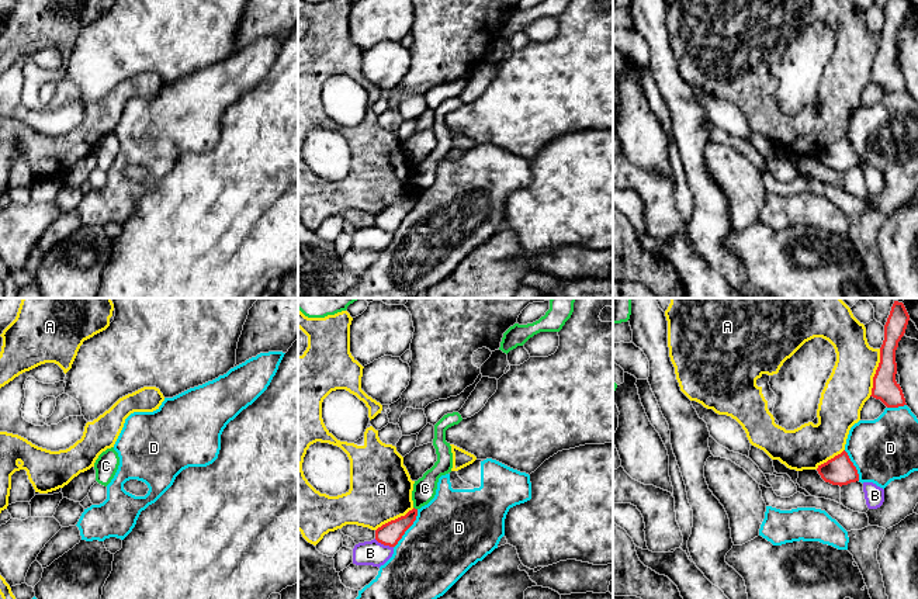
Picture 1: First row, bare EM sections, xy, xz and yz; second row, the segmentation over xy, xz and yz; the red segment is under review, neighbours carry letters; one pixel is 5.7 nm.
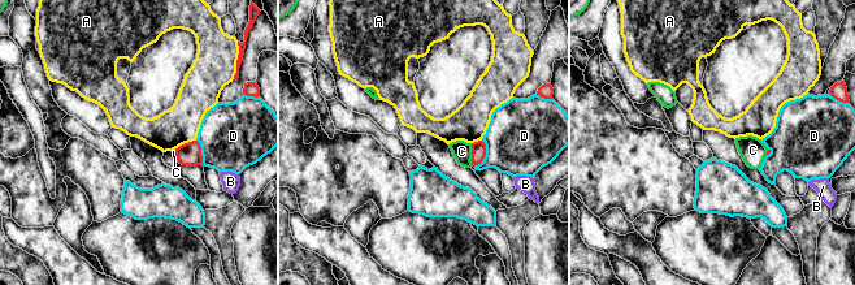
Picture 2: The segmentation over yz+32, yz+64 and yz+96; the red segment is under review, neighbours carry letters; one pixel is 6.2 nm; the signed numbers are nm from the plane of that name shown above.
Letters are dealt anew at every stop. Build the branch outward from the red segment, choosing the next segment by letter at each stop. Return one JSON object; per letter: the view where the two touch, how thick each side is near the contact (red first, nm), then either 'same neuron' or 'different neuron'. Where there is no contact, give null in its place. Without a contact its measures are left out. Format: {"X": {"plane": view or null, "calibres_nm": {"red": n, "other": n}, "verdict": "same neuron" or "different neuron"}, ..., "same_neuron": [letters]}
{"A": {"plane": "yz", "calibres_nm": {"red": 140, "other": 260}, "verdict": "different neuron"}, "B": {"plane": "xz", "calibres_nm": {"red": 130, "other": 140}, "verdict": "different neuron"}, "C": {"plane": "xz", "calibres_nm": {"red": 130, "other": 130}, "verdict": "different neuron"}, "D": {"plane": "xz", "calibres_nm": {"red": 130, "other": 440}, "verdict": "different neuron"}, "same_neuron": []}

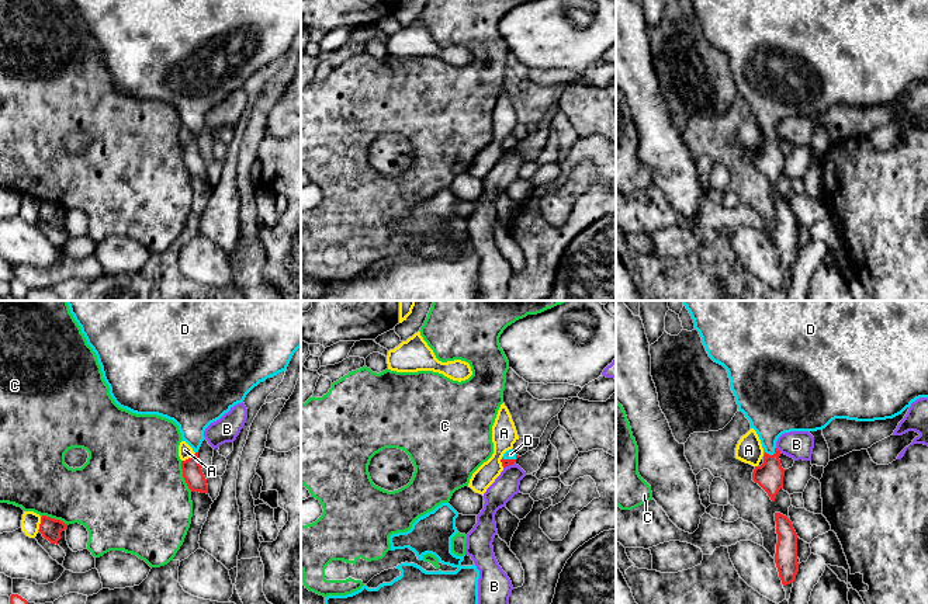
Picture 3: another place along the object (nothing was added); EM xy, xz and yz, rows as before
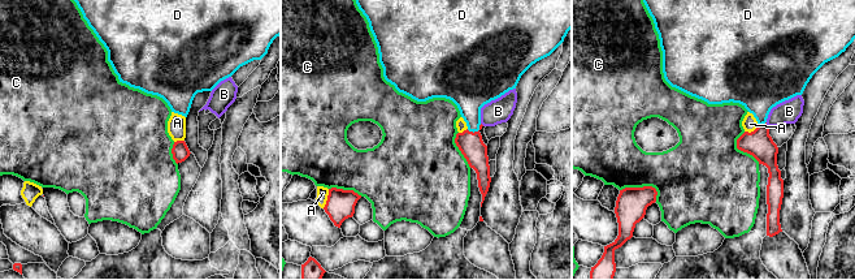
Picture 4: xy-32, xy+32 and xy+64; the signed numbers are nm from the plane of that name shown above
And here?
{"A": {"plane": "xy", "calibres_nm": {"red": 120, "other": 80}, "verdict": "different neuron"}, "B": {"plane": "yz", "calibres_nm": {"red": 160, "other": 160}, "verdict": "different neuron"}, "C": {"plane": "xy", "calibres_nm": {"red": 120, "other": 500}, "verdict": "different neuron"}, "D": {"plane": "yz", "calibres_nm": {"red": 160, "other": 300}, "verdict": "same neuron"}, "same_neuron": ["D"]}

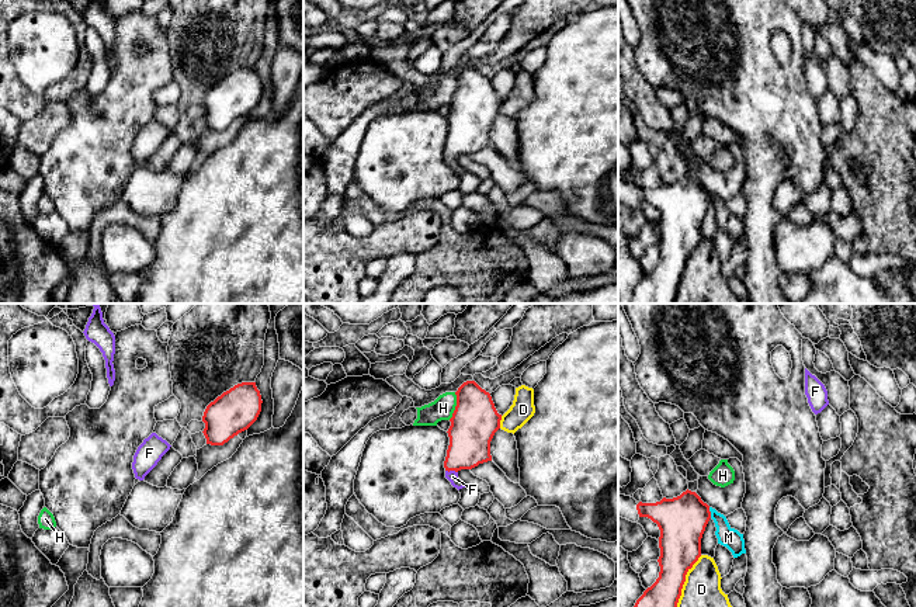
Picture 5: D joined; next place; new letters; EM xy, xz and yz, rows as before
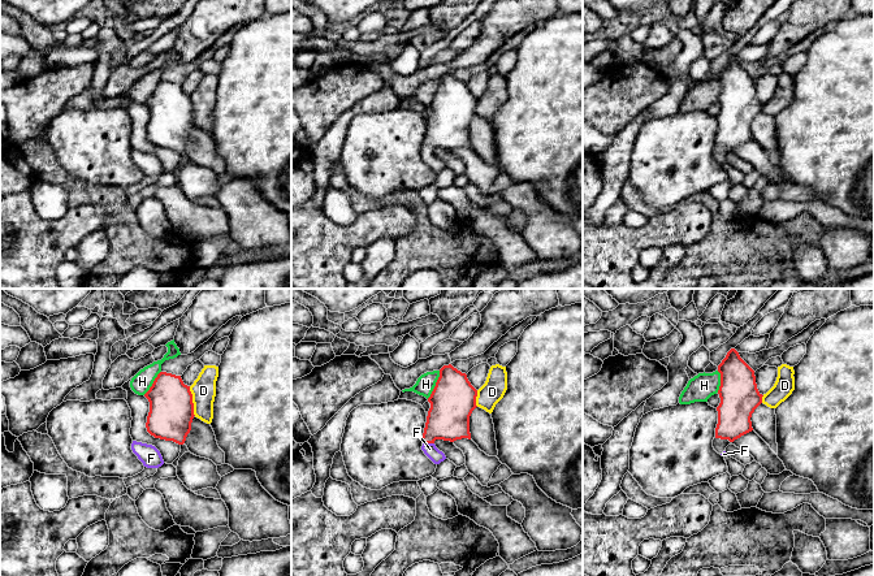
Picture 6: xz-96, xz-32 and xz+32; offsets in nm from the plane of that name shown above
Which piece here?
{"D": {"plane": "yz", "calibres_nm": {"red": 240, "other": 200}, "verdict": "different neuron"}, "F": {"plane": "xz", "calibres_nm": {"red": 260, "other": 60}, "verdict": "same neuron"}, "H": {"plane": "xz", "calibres_nm": {"red": 260, "other": 130}, "verdict": "different neuron"}, "M": {"plane": "yz", "calibres_nm": {"red": 280, "other": 120}, "verdict": "different neuron"}, "same_neuron": ["F"]}

